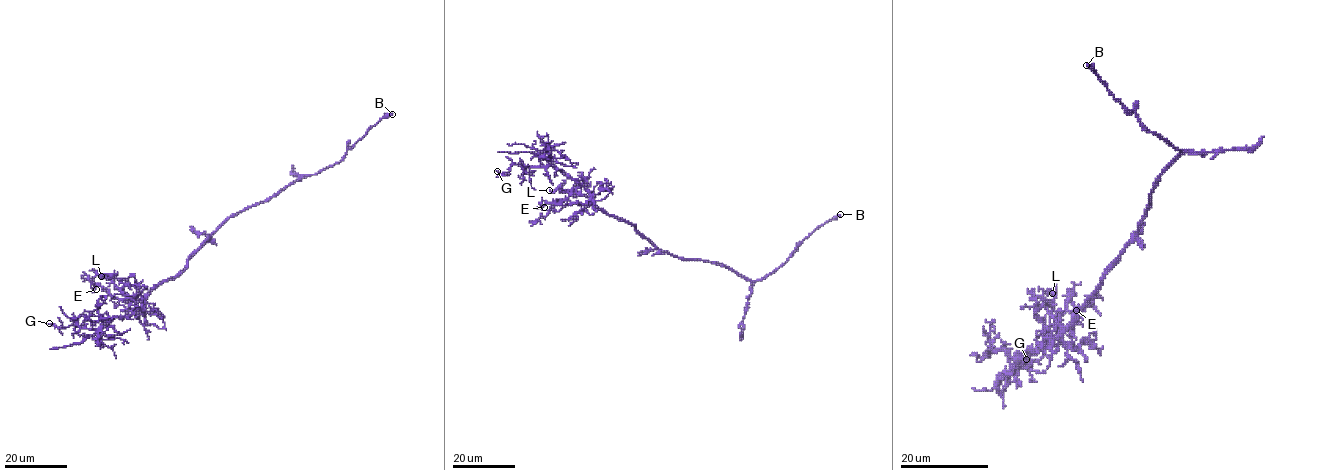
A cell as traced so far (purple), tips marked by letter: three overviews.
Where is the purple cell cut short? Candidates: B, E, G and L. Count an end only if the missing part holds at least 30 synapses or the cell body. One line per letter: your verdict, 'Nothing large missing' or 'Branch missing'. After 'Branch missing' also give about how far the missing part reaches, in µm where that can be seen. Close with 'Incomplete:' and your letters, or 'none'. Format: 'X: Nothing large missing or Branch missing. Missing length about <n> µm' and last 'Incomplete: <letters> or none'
B: Nothing large missing
E: Nothing large missing
G: Nothing large missing
L: Nothing large missing
Incomplete: none

